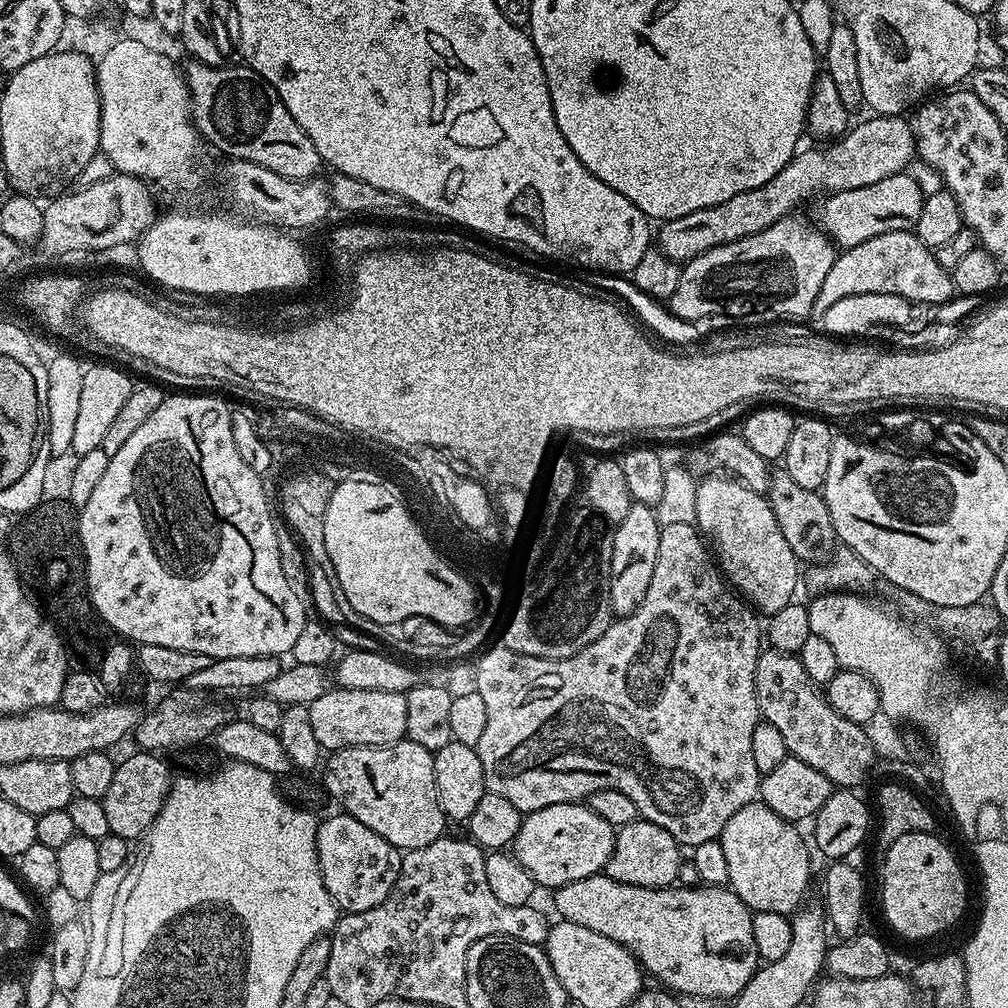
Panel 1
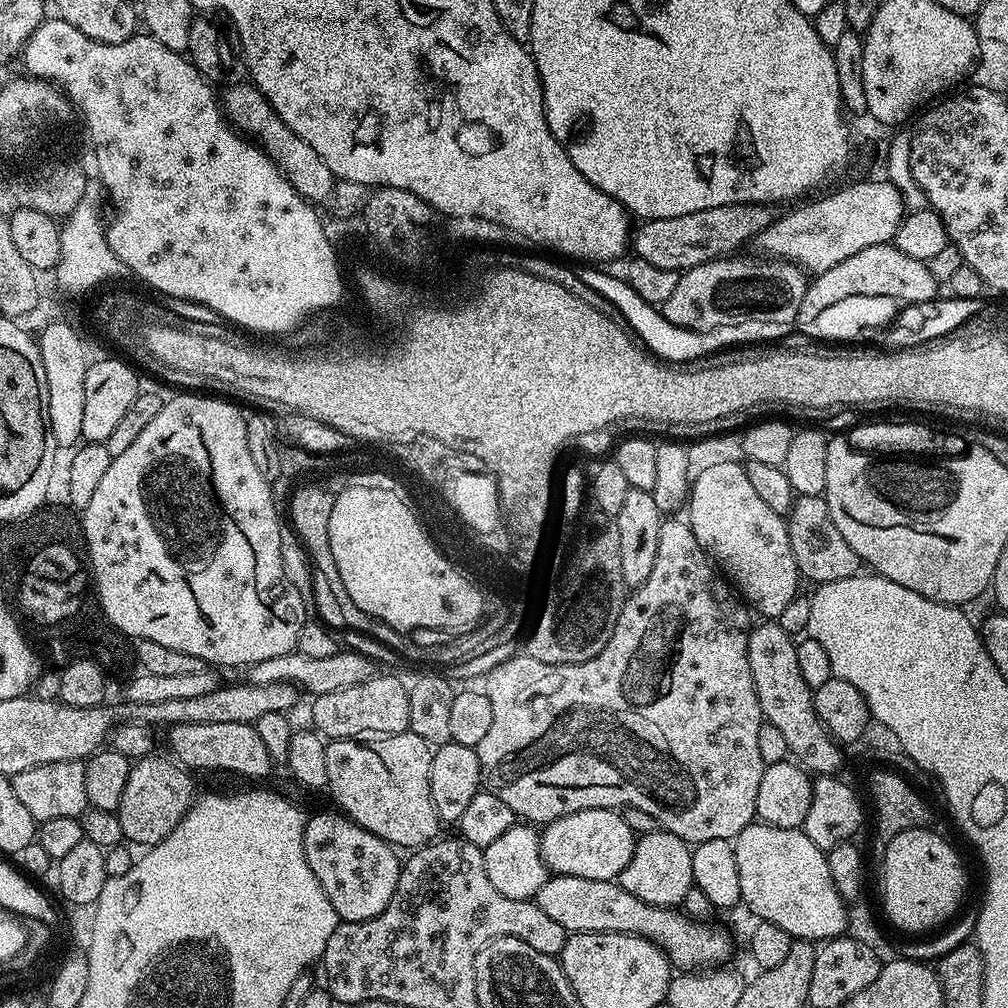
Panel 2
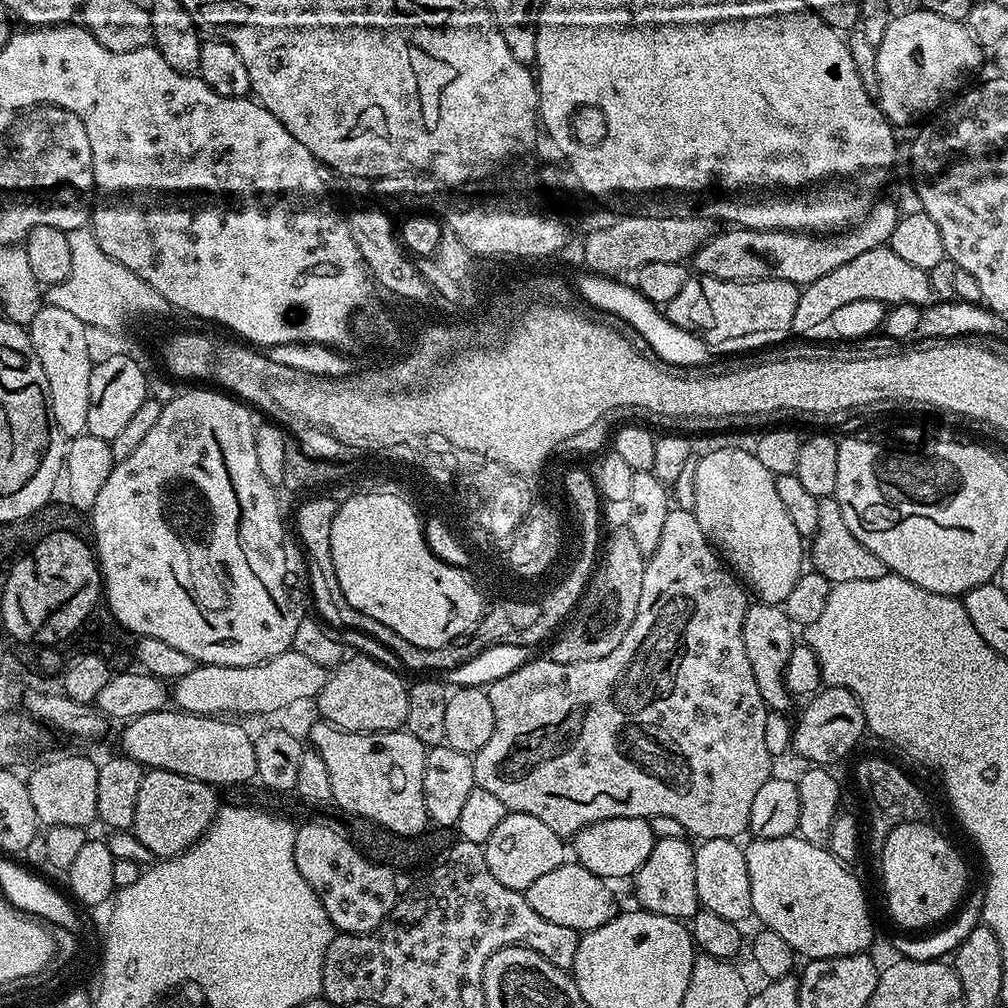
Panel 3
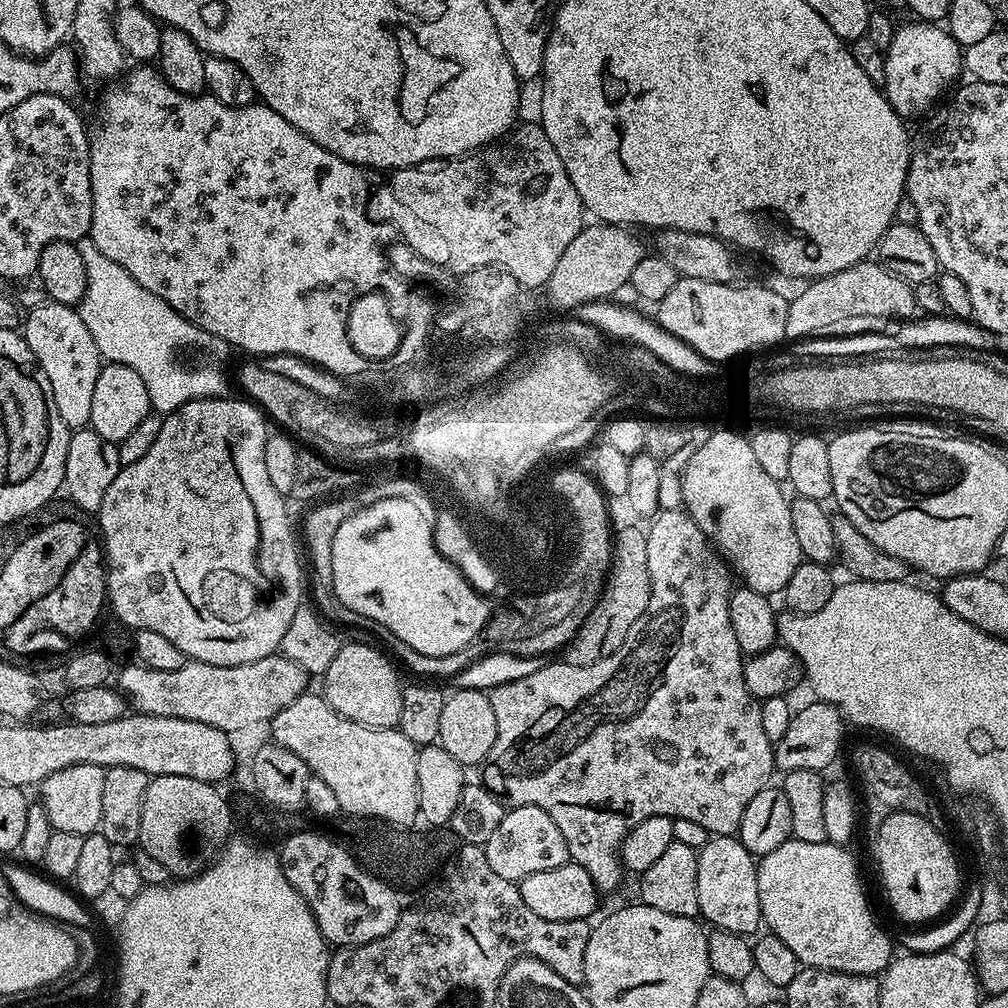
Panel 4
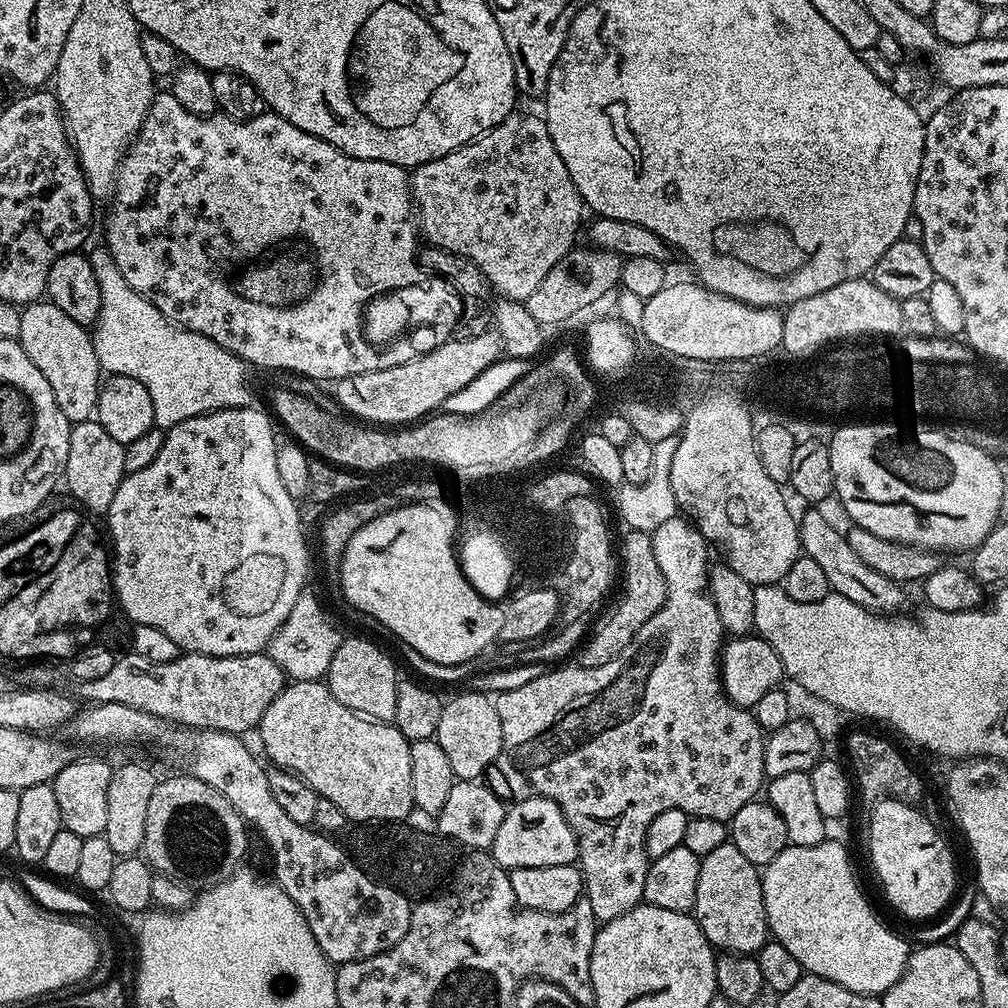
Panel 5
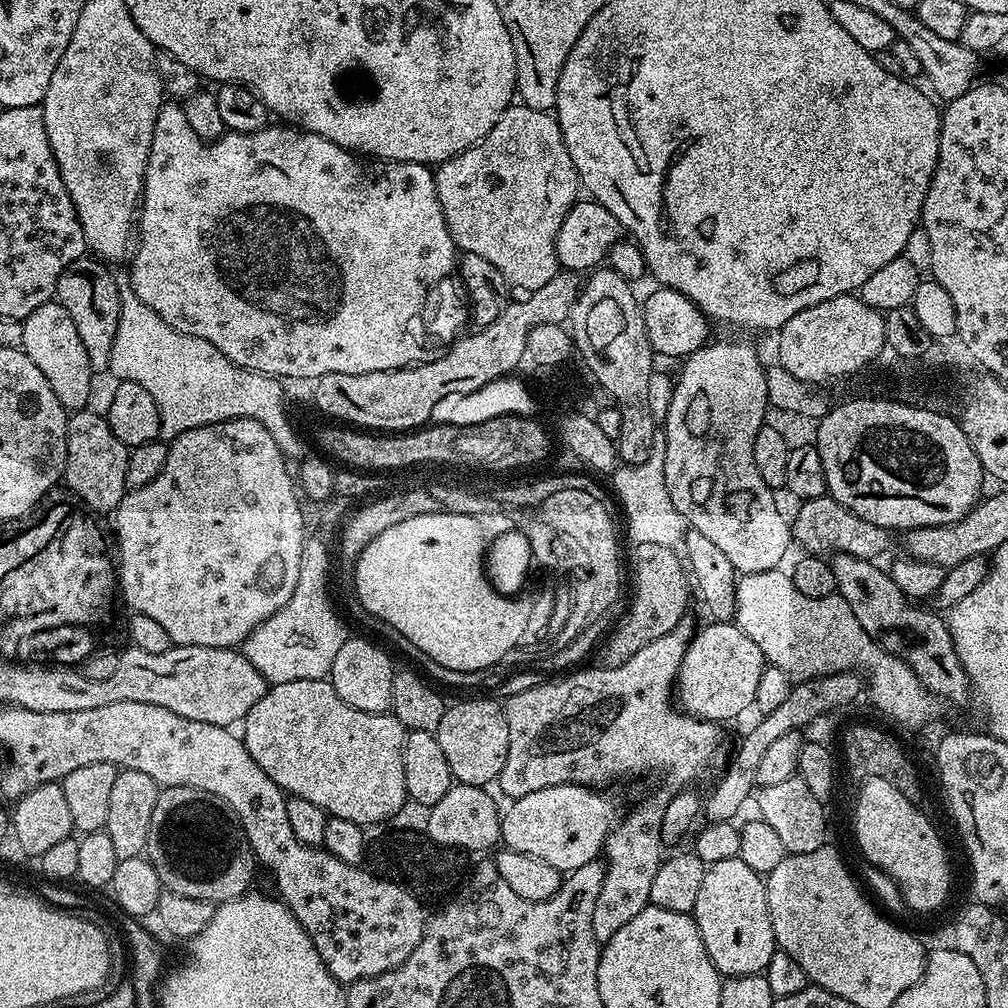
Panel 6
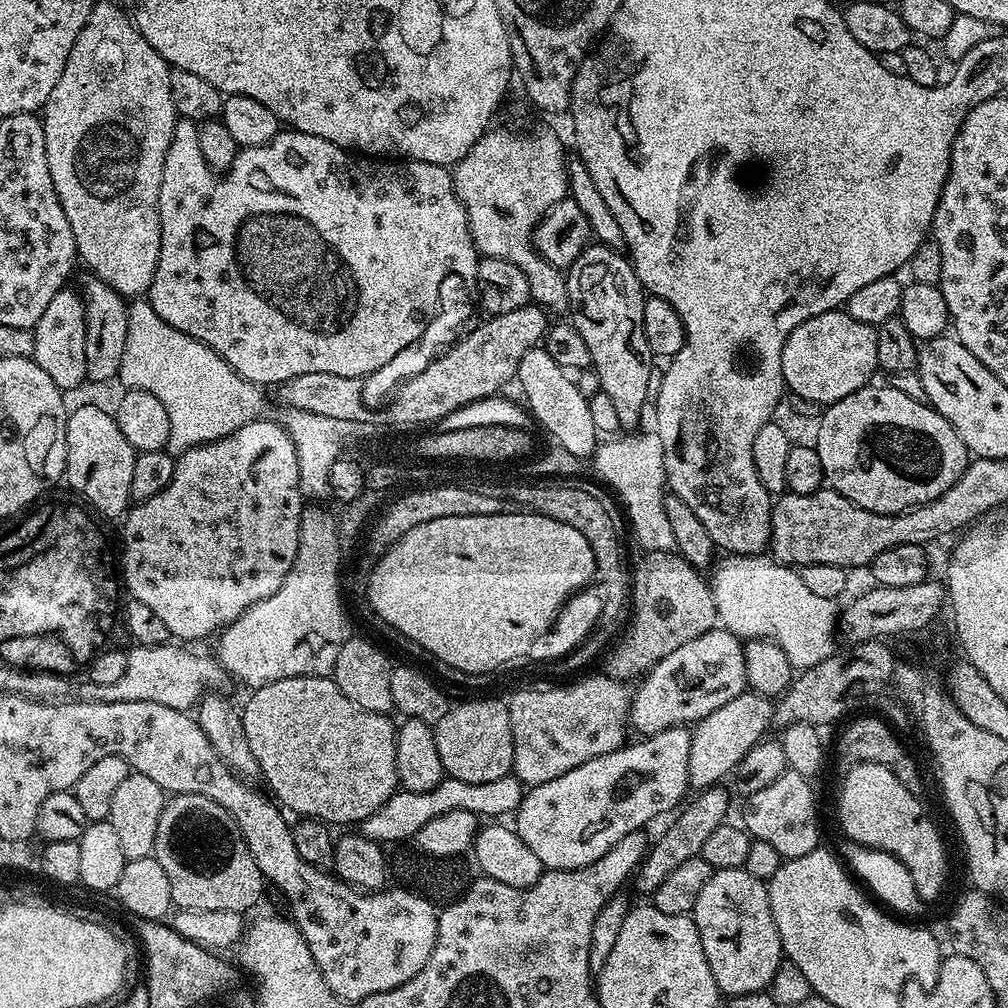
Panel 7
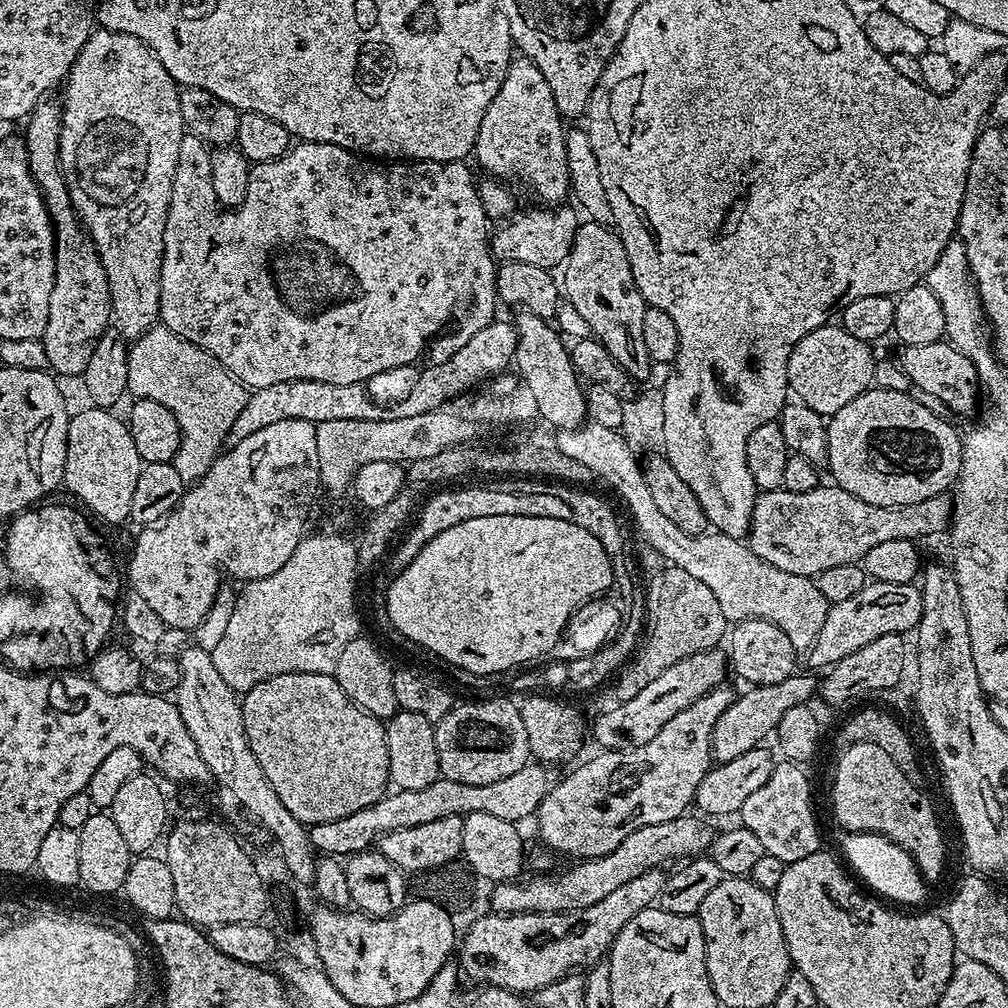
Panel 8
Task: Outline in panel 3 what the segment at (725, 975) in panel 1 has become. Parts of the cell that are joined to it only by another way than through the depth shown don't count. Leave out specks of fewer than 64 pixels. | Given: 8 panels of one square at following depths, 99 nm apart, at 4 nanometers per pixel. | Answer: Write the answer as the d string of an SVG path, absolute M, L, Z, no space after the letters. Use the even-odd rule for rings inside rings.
M565 862L558 870L550 870L550 874L542 874L524 893L526 902L542 918L550 918L550 922L558 922L558 926L570 926L570 930L581 934L594 930L618 915L616 900L612 897L609 881L595 876L579 862Z

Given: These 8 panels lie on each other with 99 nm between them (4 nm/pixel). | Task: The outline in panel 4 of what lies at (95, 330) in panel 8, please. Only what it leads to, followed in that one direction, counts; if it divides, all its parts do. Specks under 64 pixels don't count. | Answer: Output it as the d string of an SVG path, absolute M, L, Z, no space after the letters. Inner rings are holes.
M43 302L32 313L22 320L22 335L30 346L42 374L46 374L50 382L50 390L54 394L54 406L58 406L58 414L62 422L70 430L87 428L90 425L90 405L94 403L94 382L98 382L98 374L102 367L102 357L94 338L90 338L90 330L86 330L86 322L82 322L79 311L66 304Z

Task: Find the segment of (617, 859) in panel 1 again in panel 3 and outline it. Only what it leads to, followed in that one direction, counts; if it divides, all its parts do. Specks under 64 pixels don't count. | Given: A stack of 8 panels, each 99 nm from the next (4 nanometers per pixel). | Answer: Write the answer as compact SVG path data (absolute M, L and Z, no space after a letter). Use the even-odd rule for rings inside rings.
M662 838L656 841L654 850L650 850L650 858L642 862L636 872L636 900L641 909L654 914L662 914L666 918L674 918L681 922L691 918L701 909L698 898L698 886L694 882L695 847L687 839Z

